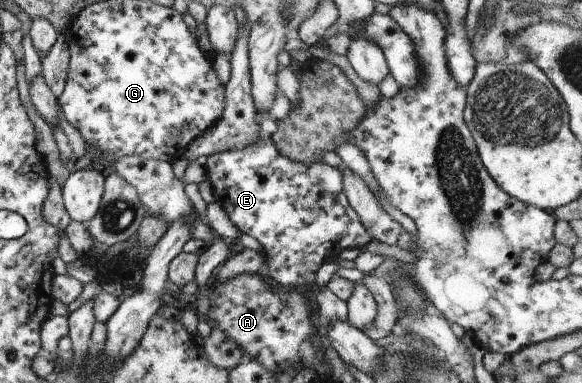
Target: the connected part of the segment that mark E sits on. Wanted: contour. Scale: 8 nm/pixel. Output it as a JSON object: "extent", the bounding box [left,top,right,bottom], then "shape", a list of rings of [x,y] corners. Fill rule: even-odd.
{"extent":[202,139,372,286],"shape":[[[256,139],[241,149],[211,154],[204,158],[202,163],[215,201],[240,233],[249,234],[260,244],[268,278],[280,286],[310,286],[314,280],[314,273],[324,261],[331,257],[336,258],[342,249],[360,249],[372,239],[356,211],[347,204],[342,190],[340,170],[321,160],[305,165],[278,154],[272,143]]]}

